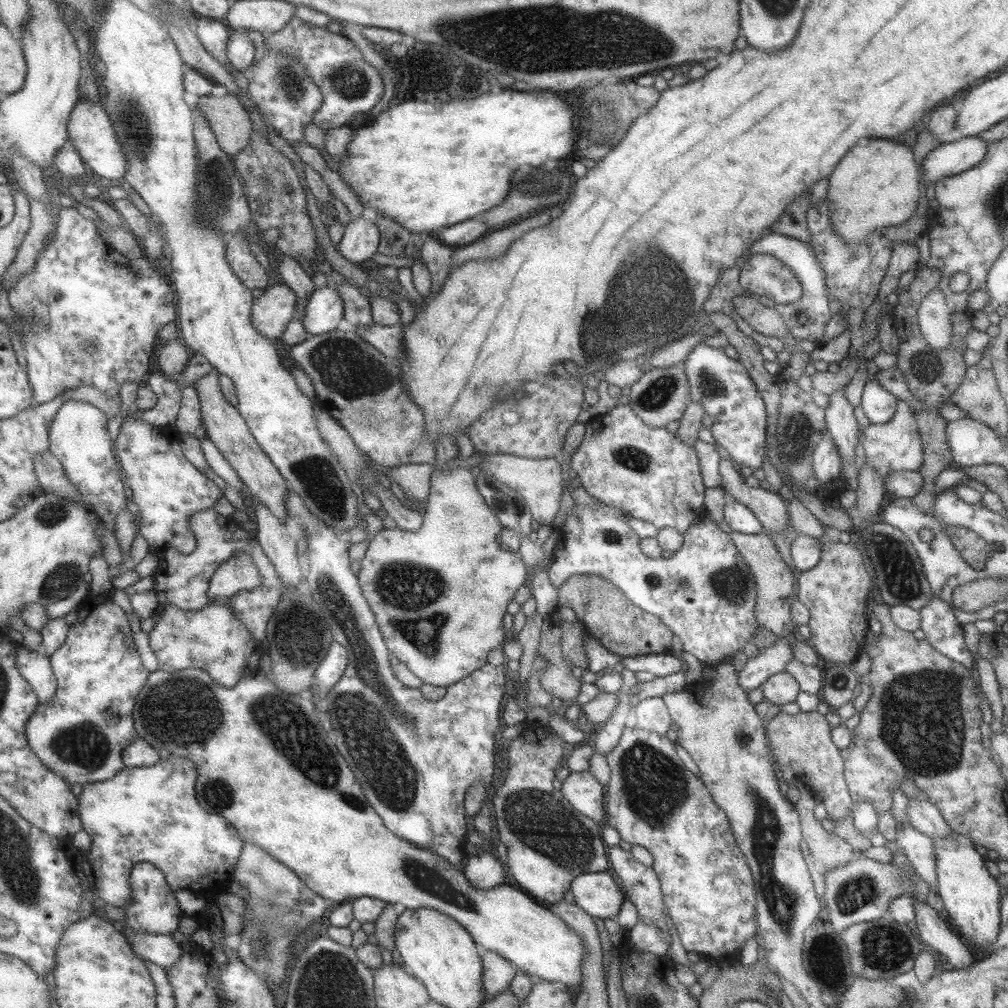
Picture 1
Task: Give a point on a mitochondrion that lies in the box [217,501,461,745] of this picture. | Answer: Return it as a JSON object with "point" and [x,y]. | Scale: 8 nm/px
{"point":[410,591]}

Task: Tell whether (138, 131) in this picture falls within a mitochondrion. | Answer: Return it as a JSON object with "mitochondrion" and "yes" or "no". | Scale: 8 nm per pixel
{"mitochondrion":"yes"}

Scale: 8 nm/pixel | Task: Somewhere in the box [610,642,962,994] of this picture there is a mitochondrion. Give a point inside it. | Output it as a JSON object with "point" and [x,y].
{"point":[653,787]}

